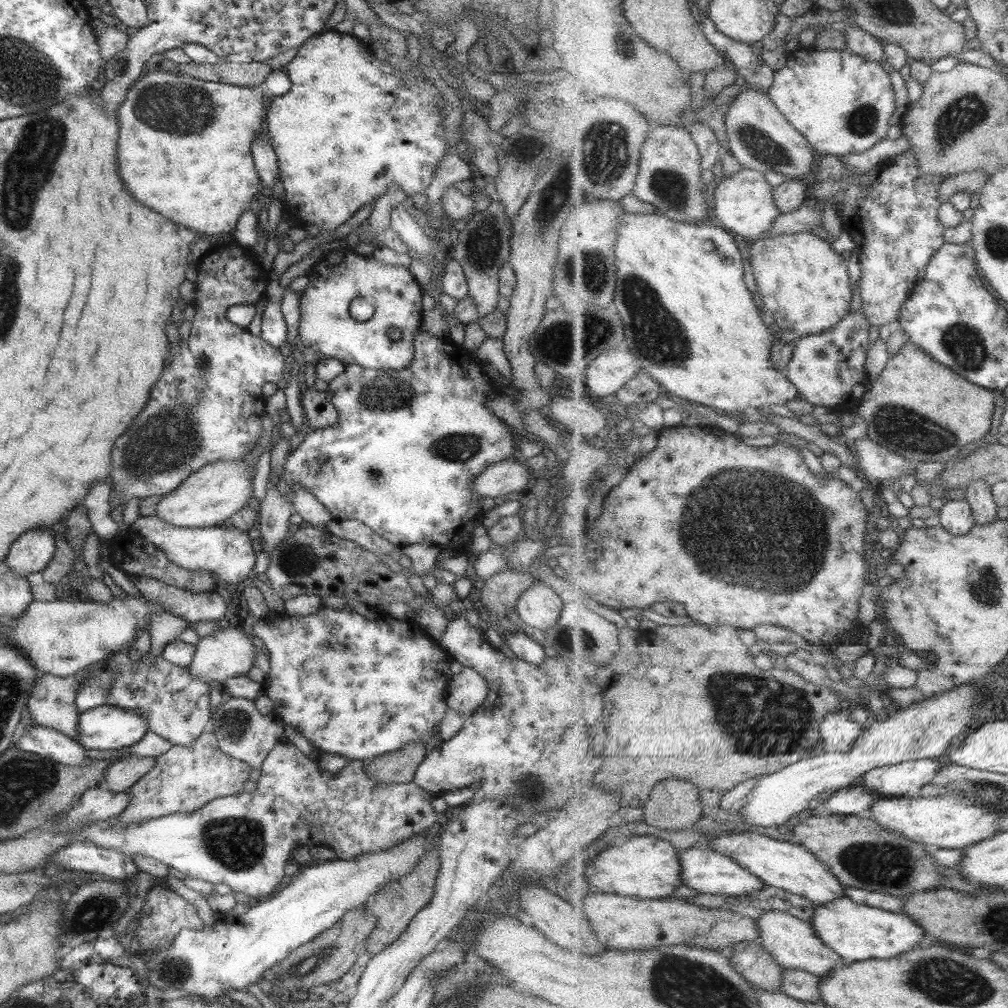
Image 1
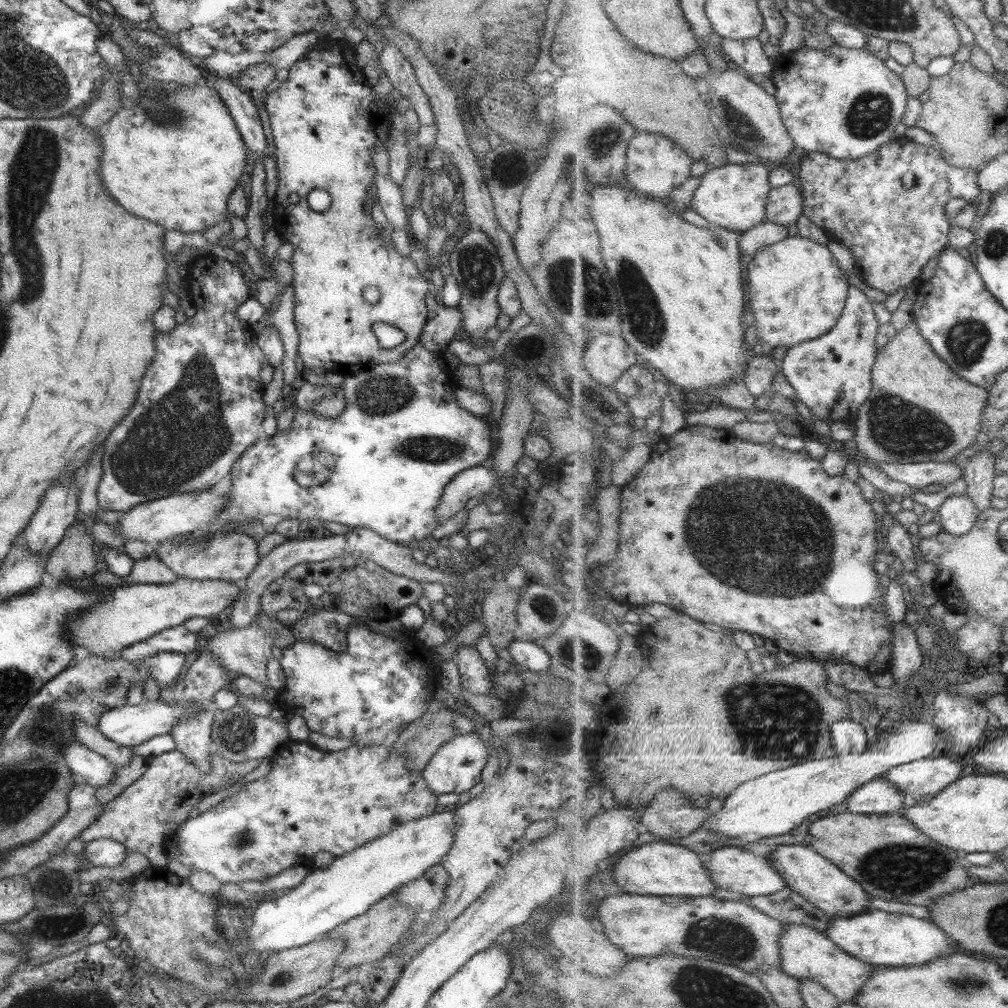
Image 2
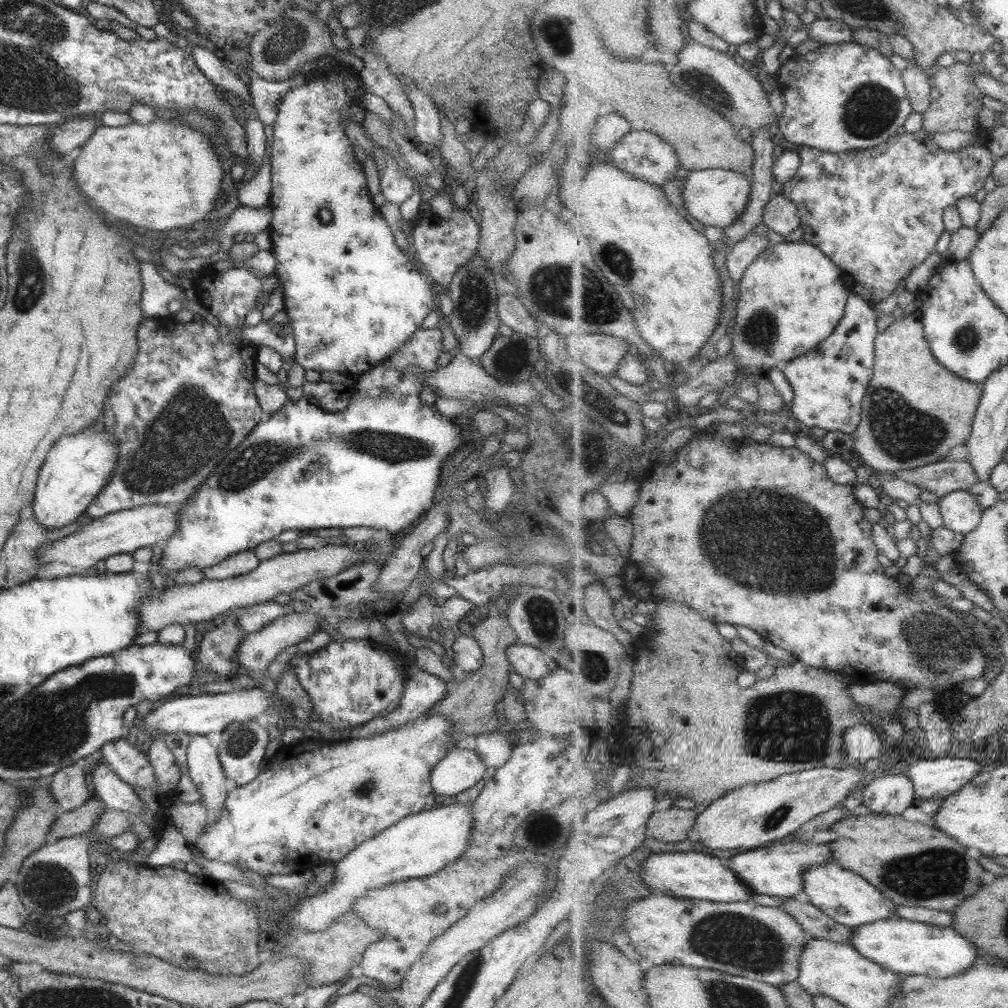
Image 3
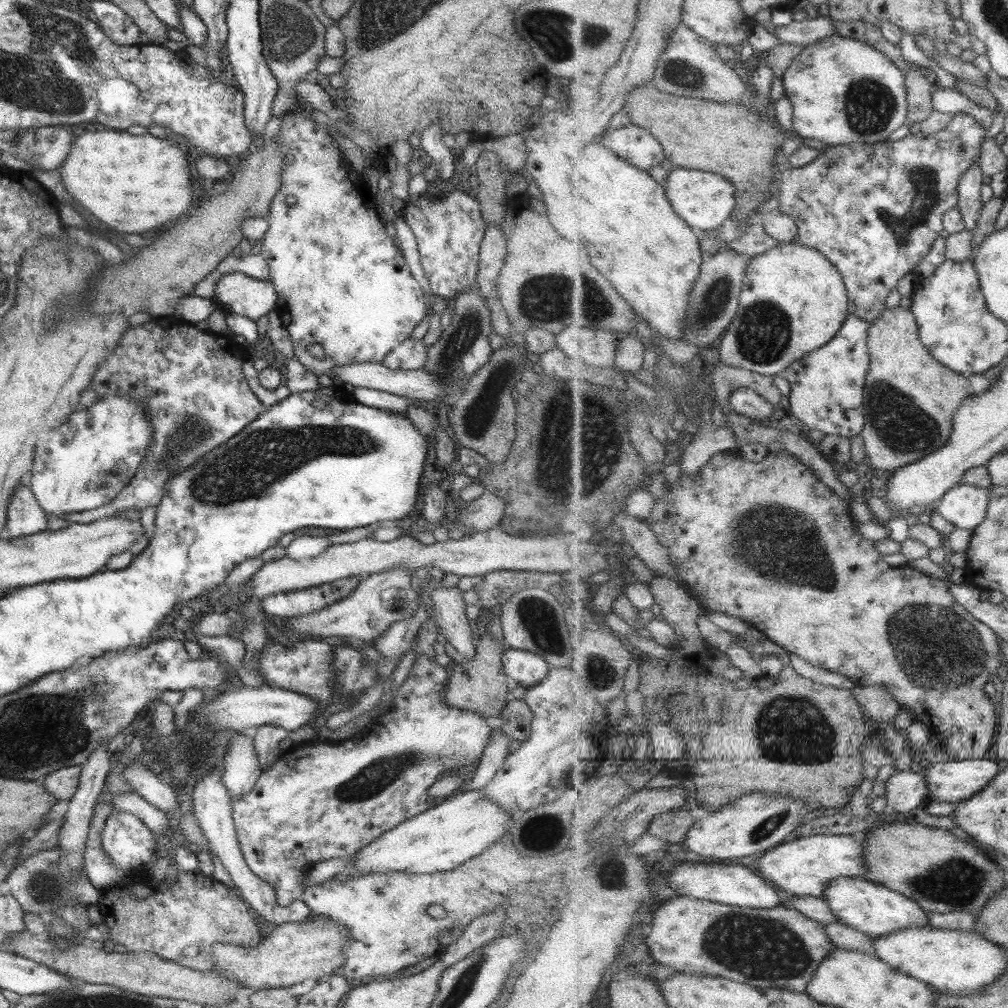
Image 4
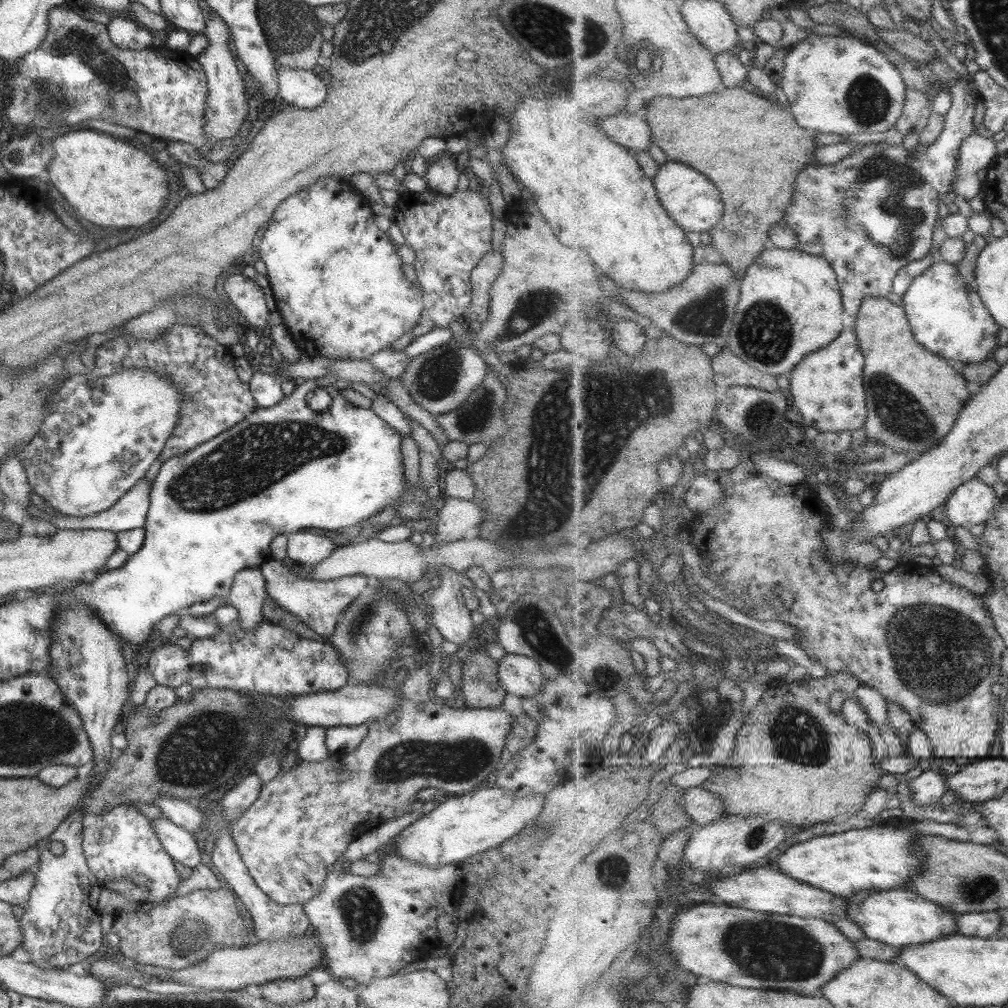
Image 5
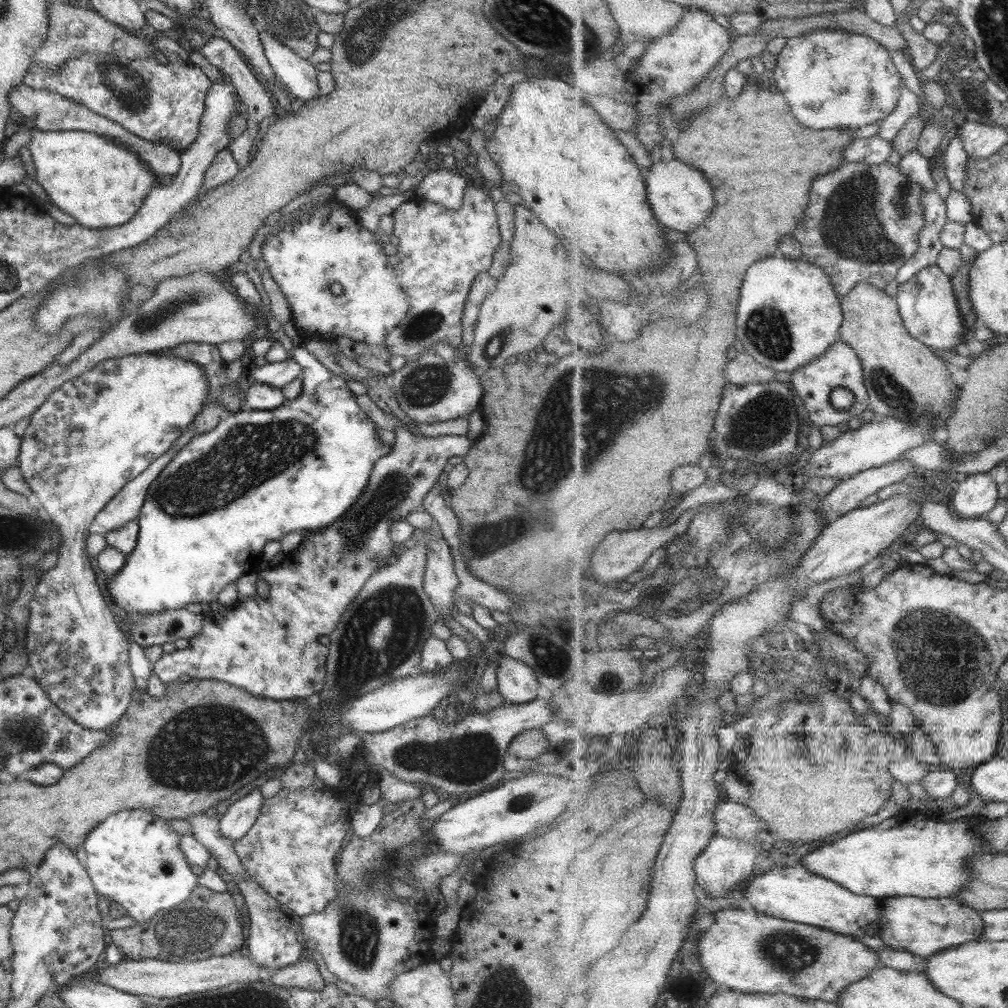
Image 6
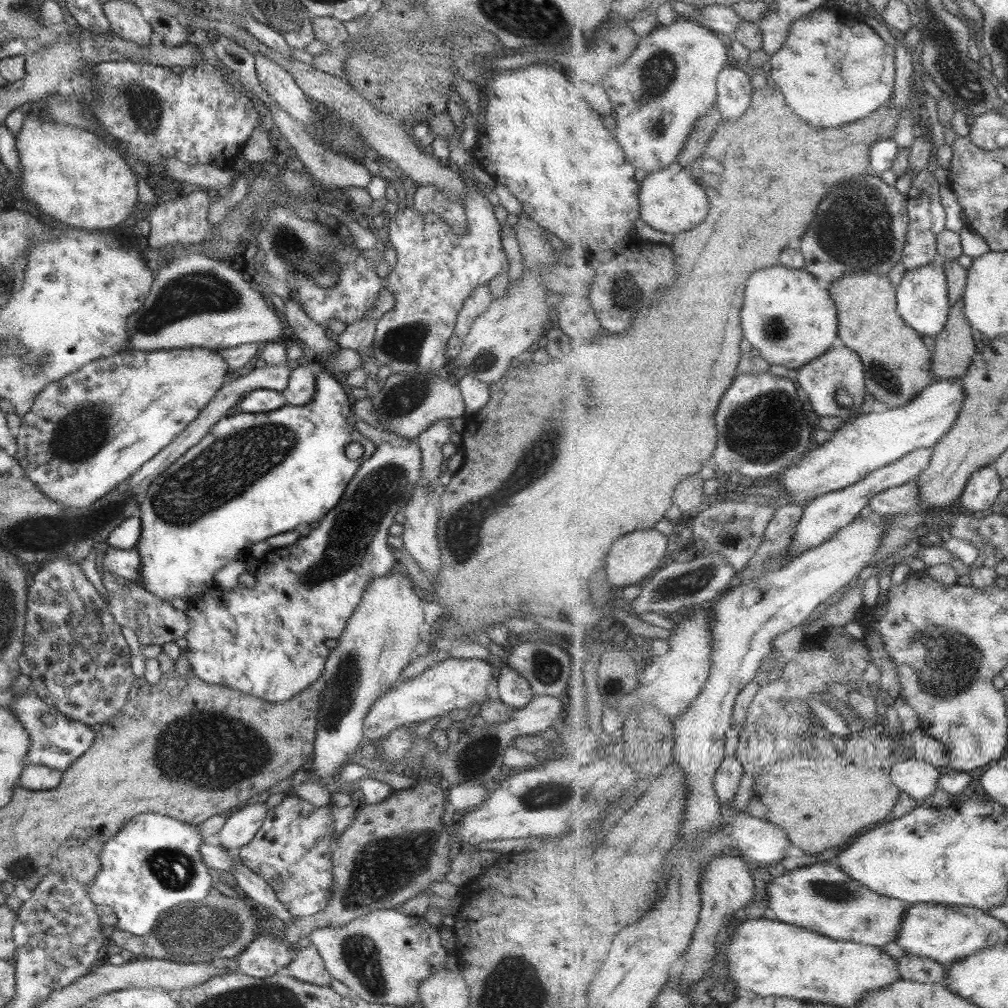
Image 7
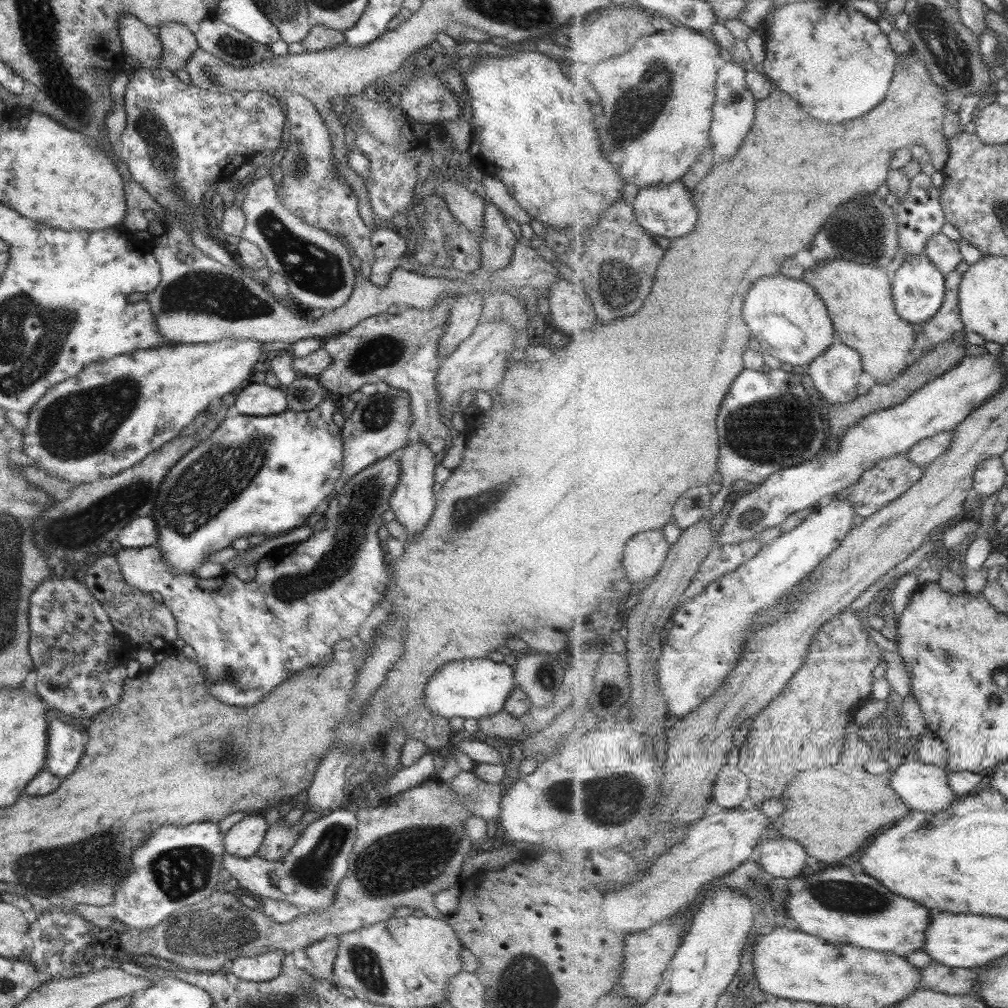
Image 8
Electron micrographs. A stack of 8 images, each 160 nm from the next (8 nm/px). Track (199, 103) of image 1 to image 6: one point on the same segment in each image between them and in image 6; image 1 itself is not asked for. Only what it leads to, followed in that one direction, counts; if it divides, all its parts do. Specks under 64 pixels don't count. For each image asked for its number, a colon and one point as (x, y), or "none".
2: (175, 157)
3: (163, 176)
4: (134, 183)
5: (124, 188)
6: (101, 185)

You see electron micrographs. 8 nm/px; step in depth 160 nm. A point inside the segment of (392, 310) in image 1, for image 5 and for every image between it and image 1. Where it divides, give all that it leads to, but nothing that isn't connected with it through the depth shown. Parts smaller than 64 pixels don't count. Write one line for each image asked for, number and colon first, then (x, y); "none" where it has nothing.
2: (325, 121)
3: (352, 297)
4: (340, 281)
5: (336, 279)

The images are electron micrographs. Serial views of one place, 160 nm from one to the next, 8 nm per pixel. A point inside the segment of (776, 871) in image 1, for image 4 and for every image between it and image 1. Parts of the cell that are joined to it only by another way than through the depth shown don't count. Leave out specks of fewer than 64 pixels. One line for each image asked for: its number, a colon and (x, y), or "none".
2: (806, 871)
3: (851, 899)
4: (871, 908)

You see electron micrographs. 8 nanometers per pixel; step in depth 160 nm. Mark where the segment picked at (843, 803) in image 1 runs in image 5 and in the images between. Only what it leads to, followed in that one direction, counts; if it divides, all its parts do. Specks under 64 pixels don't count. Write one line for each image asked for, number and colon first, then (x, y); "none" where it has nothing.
2: (880, 796)
3: (892, 794)
4: (905, 790)
5: (927, 788)

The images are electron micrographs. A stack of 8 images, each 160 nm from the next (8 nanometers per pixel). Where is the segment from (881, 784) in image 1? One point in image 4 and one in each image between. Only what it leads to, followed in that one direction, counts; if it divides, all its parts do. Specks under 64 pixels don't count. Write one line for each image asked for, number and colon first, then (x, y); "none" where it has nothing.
2: (928, 776)
3: (937, 778)
4: (953, 781)

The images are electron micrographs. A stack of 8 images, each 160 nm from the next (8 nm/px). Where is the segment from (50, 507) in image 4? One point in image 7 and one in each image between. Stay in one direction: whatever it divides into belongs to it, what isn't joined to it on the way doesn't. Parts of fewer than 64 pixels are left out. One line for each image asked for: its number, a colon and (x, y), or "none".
5: (92, 447)
6: (97, 431)
7: (84, 434)

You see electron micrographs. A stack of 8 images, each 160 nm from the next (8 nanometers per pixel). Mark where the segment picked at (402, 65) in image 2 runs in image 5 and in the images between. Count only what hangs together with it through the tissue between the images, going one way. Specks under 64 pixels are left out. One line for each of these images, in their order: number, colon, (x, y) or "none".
3: (426, 121)
4: (444, 159)
5: (441, 177)

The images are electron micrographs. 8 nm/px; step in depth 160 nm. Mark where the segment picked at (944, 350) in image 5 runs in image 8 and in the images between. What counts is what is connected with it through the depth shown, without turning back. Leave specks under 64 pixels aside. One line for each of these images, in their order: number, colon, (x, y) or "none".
6: (930, 310)
7: (923, 295)
8: (919, 286)

